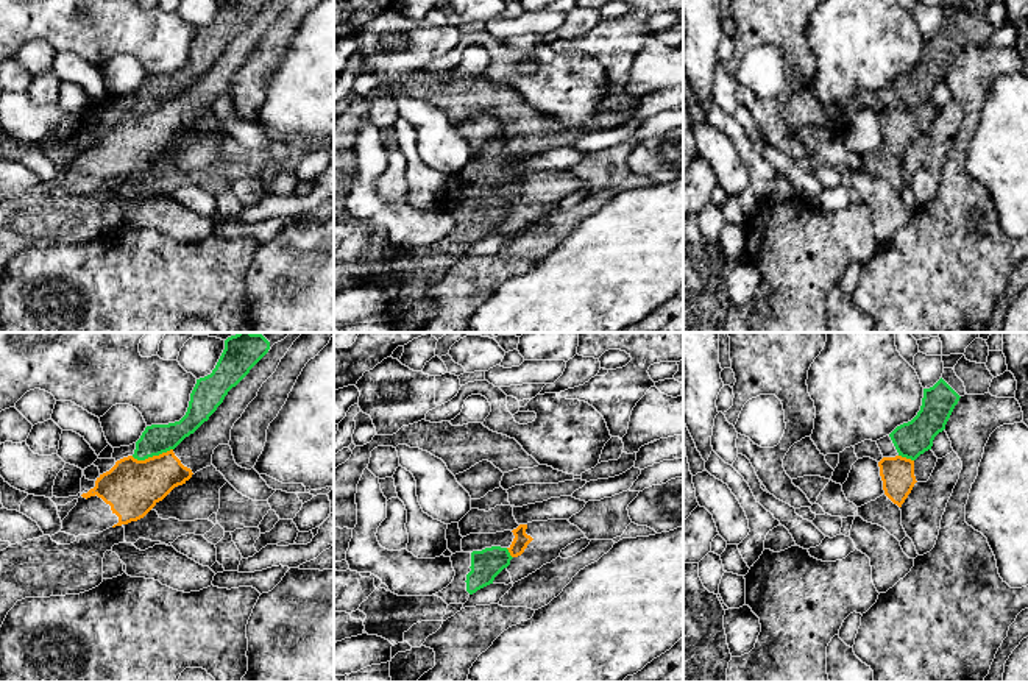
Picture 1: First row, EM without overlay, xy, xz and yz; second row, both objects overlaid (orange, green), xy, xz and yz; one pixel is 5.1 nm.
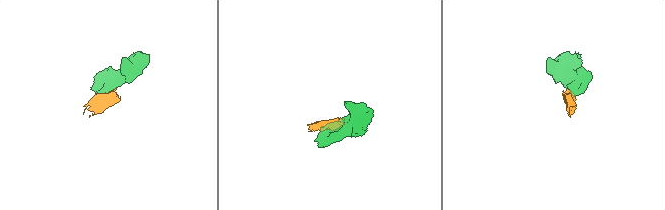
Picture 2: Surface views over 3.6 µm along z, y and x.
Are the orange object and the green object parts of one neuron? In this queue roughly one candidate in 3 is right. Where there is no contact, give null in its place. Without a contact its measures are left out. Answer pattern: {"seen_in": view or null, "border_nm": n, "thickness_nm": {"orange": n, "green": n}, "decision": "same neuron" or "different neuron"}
{"seen_in": "xy", "border_nm": 220, "thickness_nm": {"orange": 300, "green": 160}, "decision": "different neuron"}

